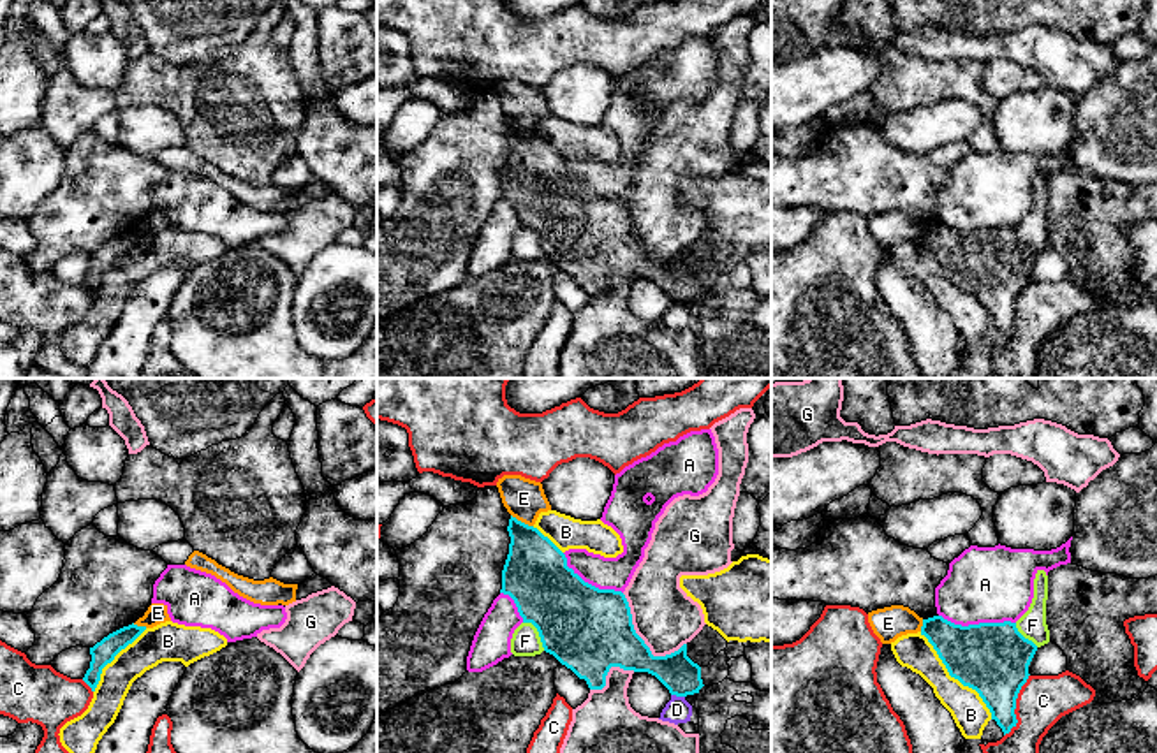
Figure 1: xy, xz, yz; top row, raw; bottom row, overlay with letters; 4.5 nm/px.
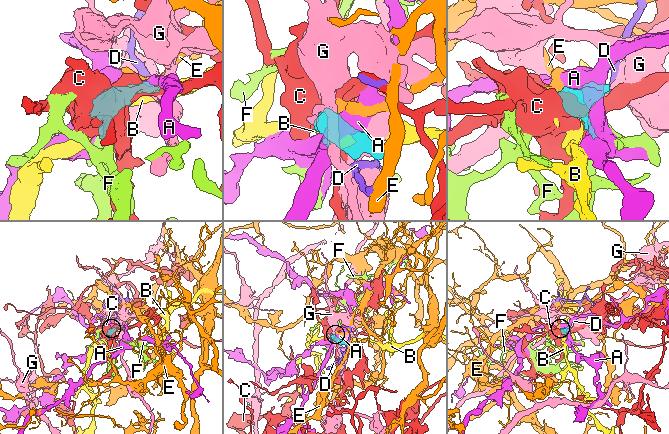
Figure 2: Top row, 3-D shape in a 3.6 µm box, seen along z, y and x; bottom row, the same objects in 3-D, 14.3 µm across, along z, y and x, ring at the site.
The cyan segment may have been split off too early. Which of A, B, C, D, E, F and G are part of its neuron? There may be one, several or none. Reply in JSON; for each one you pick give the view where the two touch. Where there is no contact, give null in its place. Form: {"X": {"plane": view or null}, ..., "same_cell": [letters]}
{"same_cell": []}

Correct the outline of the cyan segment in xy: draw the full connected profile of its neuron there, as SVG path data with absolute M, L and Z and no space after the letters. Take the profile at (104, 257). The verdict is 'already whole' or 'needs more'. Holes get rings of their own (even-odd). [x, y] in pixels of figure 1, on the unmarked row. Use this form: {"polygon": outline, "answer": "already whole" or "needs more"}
{"polygon": "M132 229L109 239L93 253L90 253L92 267L83 287L92 294L92 297L95 297L100 287L102 274L111 269L114 262L129 250L132 250L144 236L146 232L137 232Z", "answer": "already whole"}

